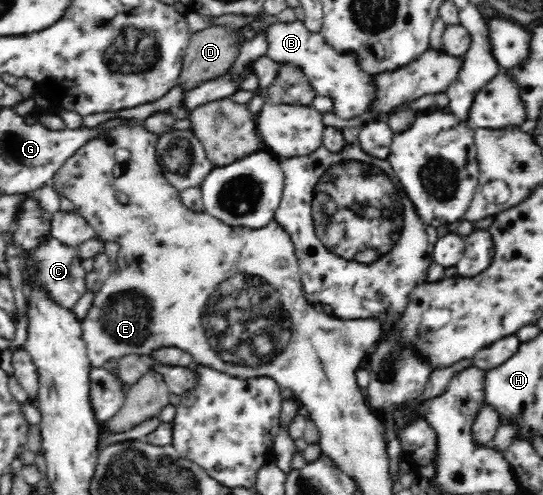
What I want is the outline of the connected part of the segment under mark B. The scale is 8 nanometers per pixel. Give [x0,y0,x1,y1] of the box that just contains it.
[266,18,374,119]

